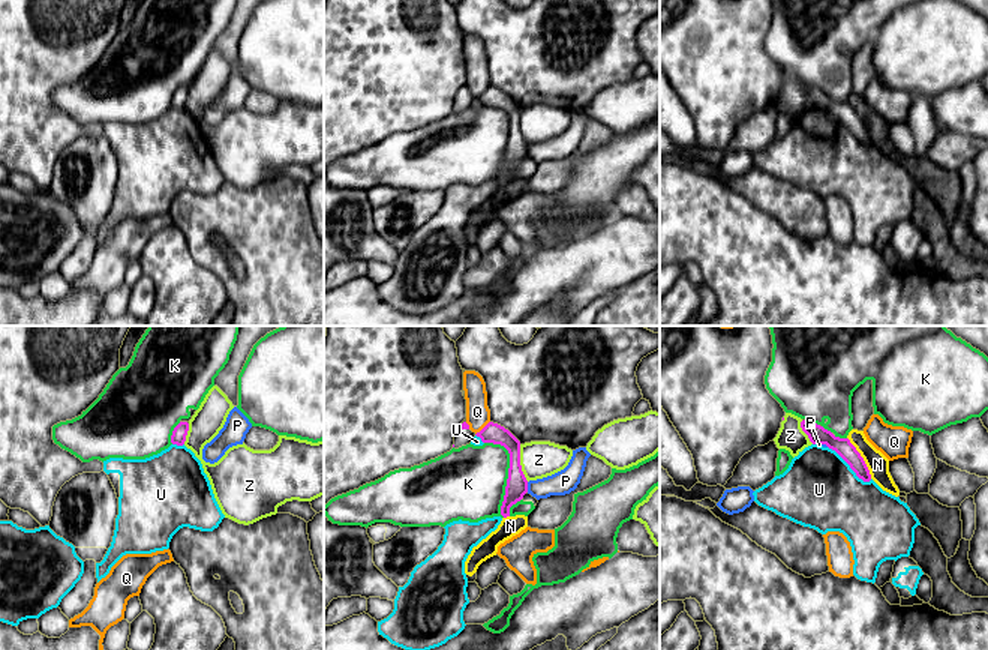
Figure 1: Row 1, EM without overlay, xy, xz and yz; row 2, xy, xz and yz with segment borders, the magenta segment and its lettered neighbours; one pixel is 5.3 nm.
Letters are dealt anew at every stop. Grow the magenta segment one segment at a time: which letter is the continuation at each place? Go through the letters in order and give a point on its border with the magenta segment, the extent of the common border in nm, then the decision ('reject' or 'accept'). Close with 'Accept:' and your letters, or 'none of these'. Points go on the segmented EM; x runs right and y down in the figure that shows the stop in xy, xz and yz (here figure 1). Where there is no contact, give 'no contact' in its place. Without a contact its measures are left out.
K: xz (508, 473) | 420 nm | reject
N: yz (862, 458) | 260 nm | reject
P: xz (526, 487) | 60 nm | reject
Q: xz (483, 428) | 110 nm | reject
U: yz (850, 467) | 300 nm | reject
Z: xz (519, 463) | 200 nm | reject
Accept: none of these

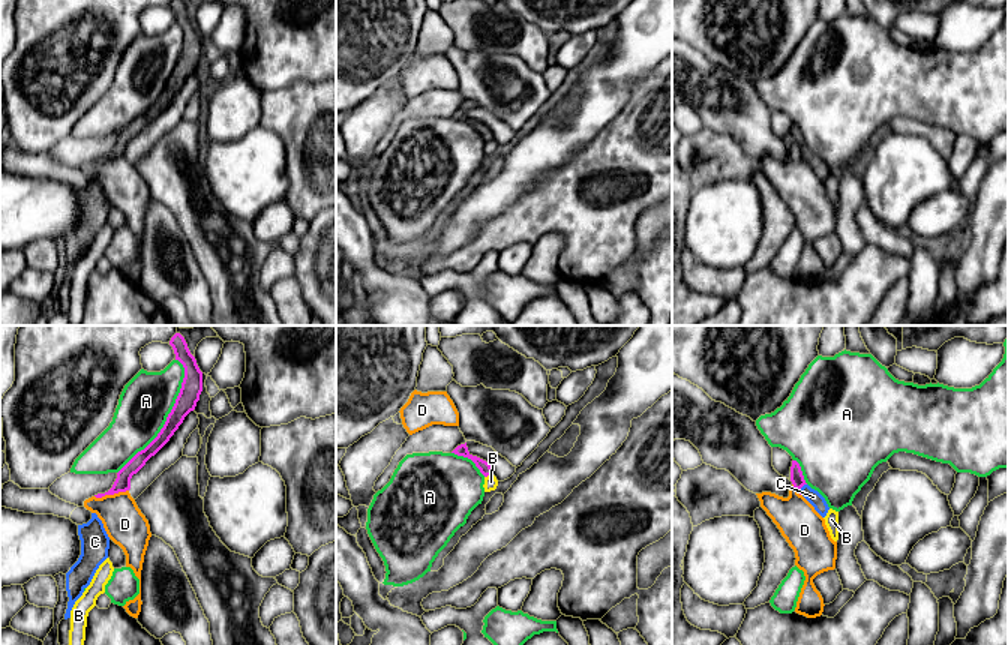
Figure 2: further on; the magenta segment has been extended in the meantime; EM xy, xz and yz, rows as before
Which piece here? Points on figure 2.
A: xy (167, 417) | 700 nm | reject
B: xz (488, 474) | 50 nm | reject
C: yz (800, 489) | 70 nm | accept
D: xy (111, 494) | 190 nm | reject
Accept: C

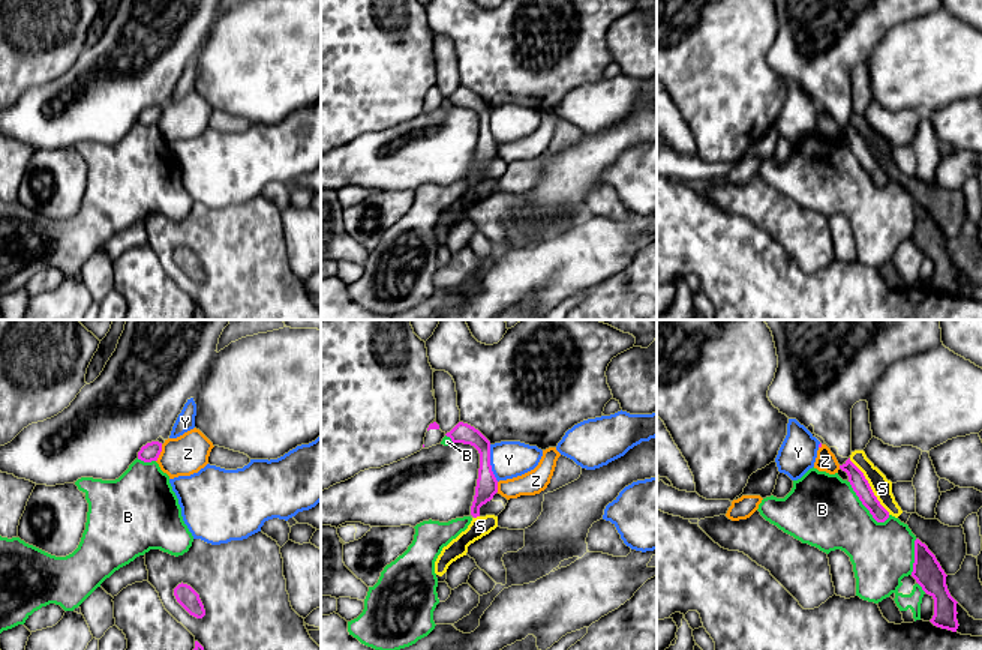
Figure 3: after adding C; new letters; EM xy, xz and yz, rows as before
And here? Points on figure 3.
B: yz (862, 503) | 300 nm | reject
S: yz (870, 487) | 380 nm | reject
Y: xz (489, 463) | 200 nm | reject
Z: xy (159, 454) | 100 nm | reject
Accept: none of these

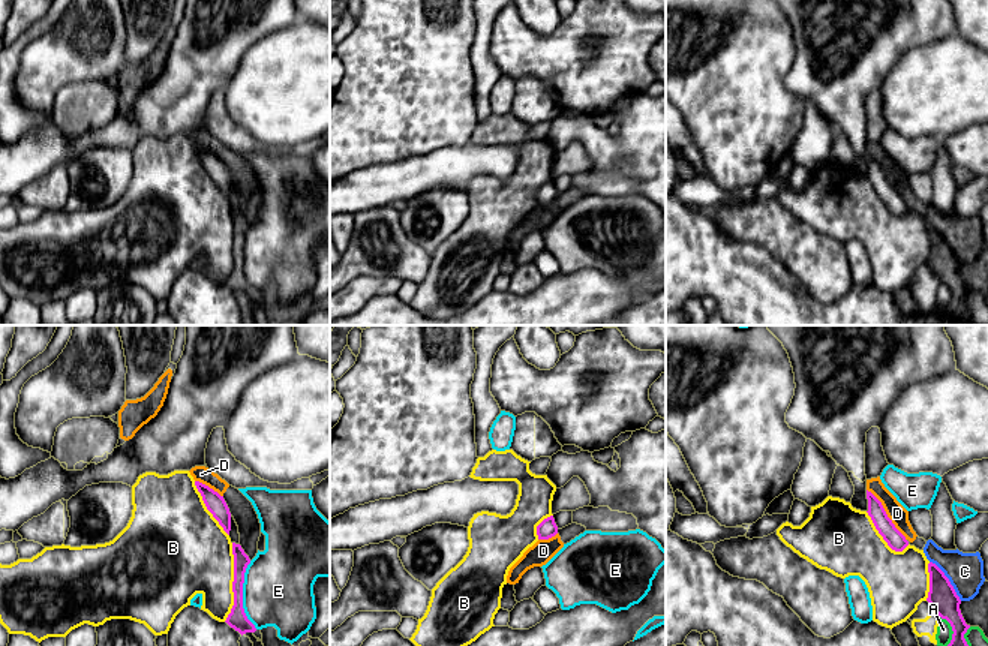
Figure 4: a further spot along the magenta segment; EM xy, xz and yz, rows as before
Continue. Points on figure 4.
A: yz (952, 630) | 170 nm | reject
B: xy (233, 582) | 420 nm | reject
C: yz (948, 580) | 280 nm | reject
D: yz (886, 514) | 360 nm | reject
E: xy (242, 595) | 380 nm | reject
Accept: none of these

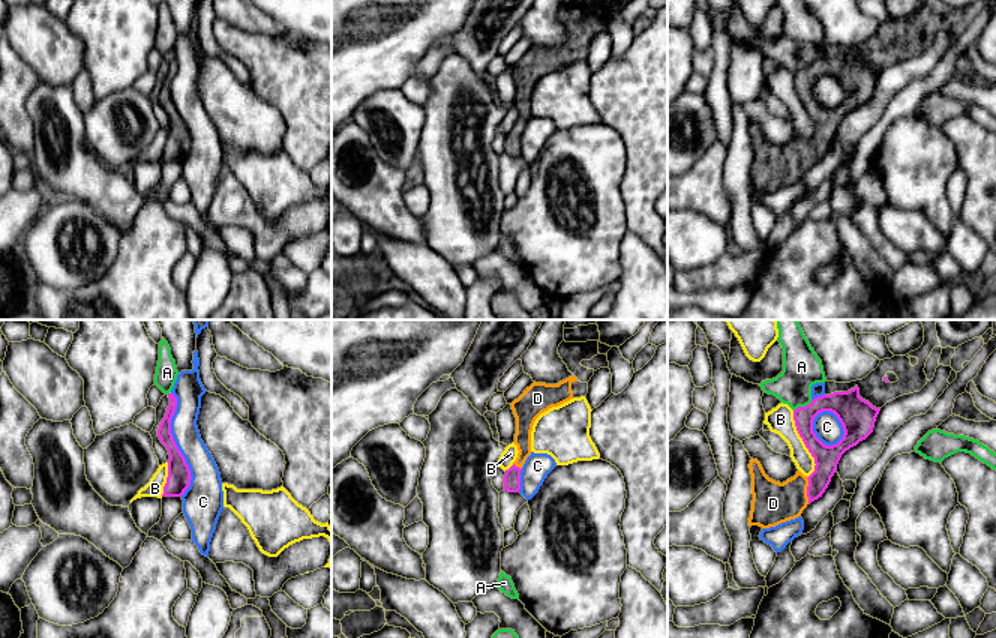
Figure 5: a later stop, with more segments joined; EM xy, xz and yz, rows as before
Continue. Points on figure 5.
A: yz (803, 407) | 120 nm | reject
B: yz (804, 443) | 380 nm | reject
C: xy (176, 445) | 550 nm | reject
D: yz (807, 491) | 140 nm | accept
Accept: D

